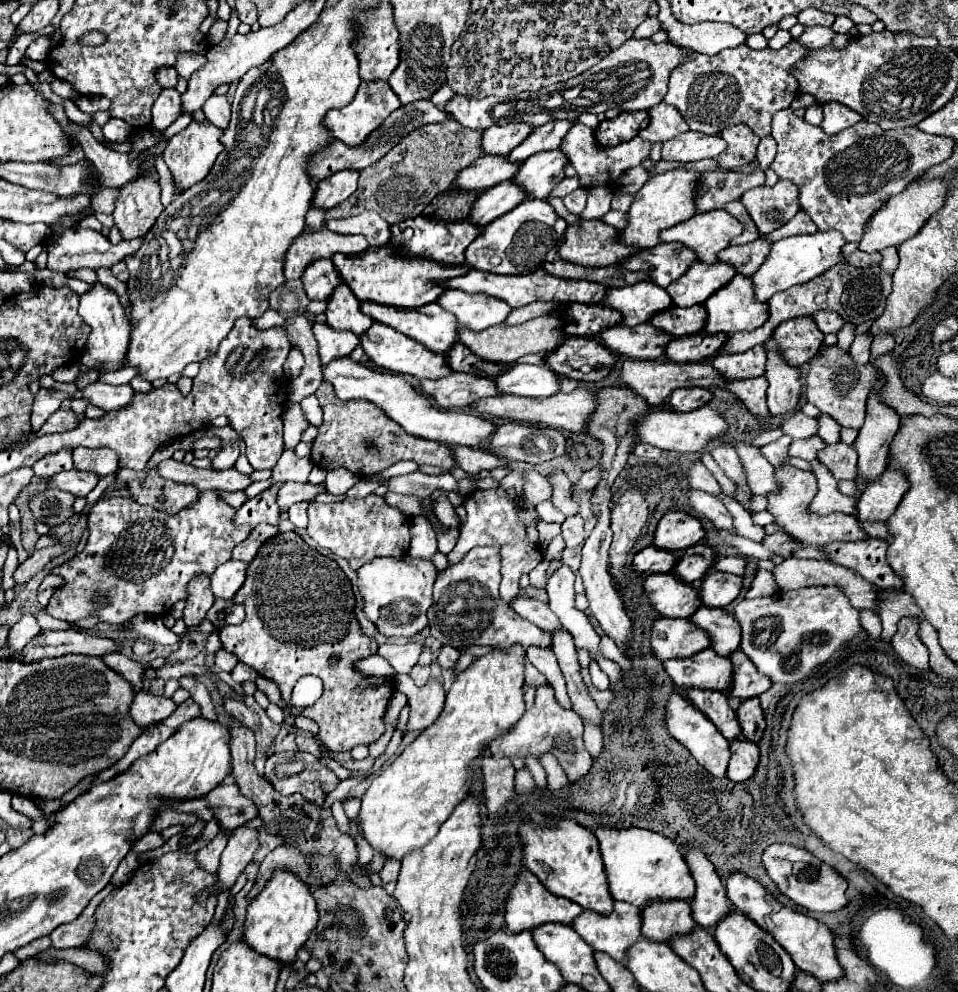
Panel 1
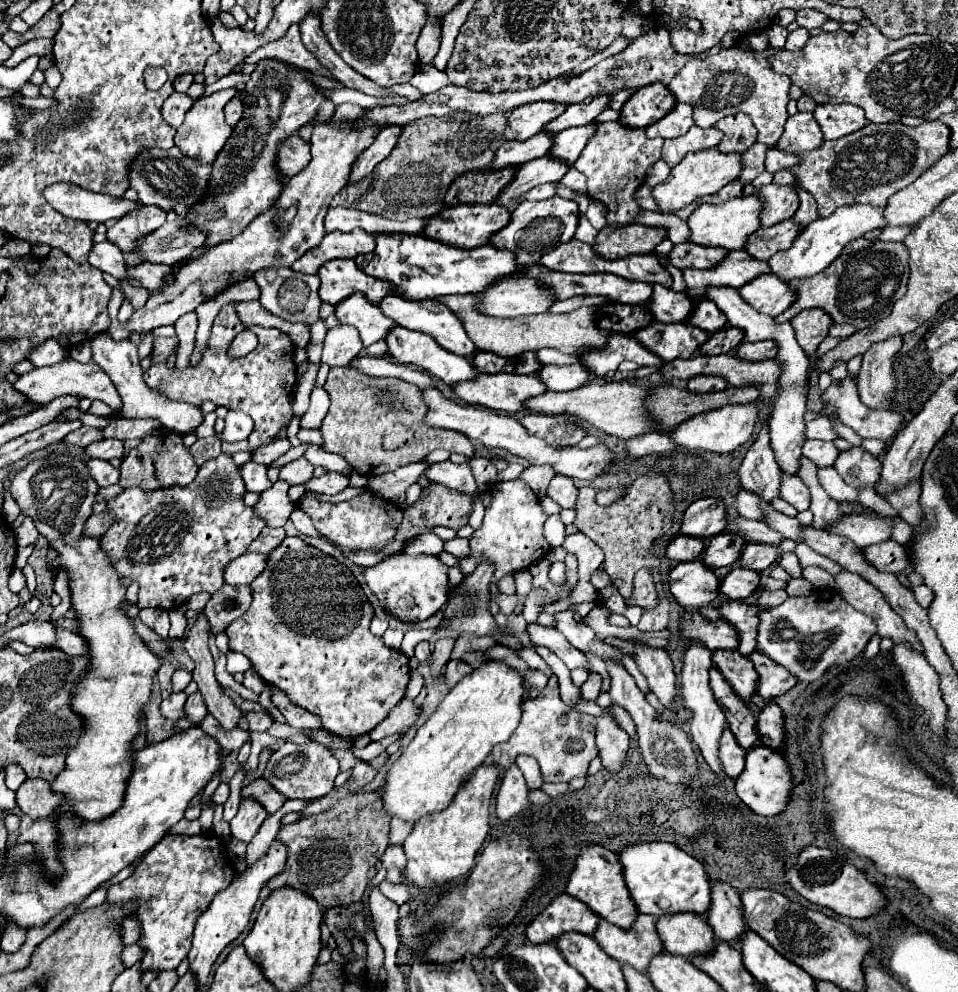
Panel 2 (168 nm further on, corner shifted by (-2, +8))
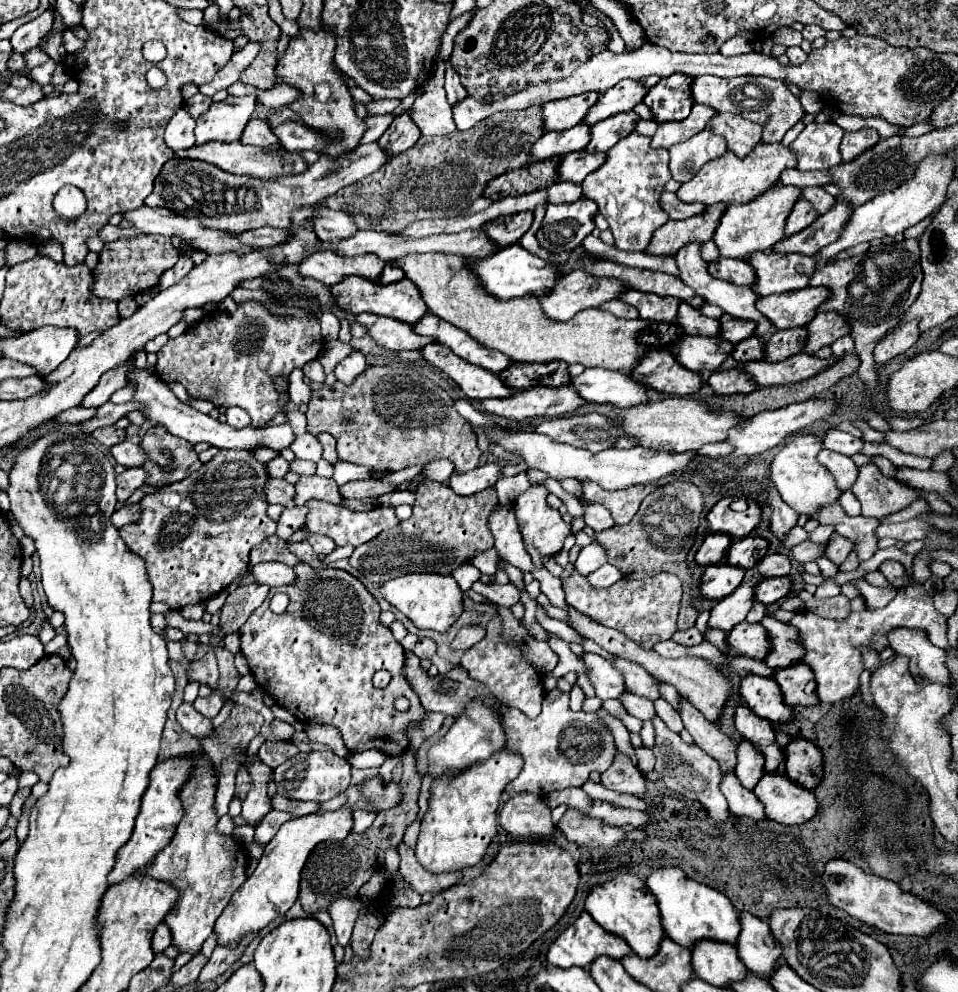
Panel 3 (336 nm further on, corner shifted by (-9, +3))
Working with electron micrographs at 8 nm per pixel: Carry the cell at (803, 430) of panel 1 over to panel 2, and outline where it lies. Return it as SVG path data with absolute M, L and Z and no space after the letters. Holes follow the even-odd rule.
M820 414L818 418L806 422L806 438L818 438L818 440L834 440L838 434L834 432L830 420L826 414Z

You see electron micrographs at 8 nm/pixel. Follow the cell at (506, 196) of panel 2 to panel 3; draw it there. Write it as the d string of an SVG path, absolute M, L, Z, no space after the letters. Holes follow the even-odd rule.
M577 151L571 155L565 155L559 165L559 179L561 181L573 181L583 183L583 179L593 173L597 167L603 165L607 155L591 155L587 151Z

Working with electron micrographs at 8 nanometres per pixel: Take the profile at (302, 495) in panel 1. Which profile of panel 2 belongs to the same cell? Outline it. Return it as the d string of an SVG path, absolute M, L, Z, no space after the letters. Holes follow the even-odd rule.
M326 472L320 478L310 478L308 484L304 484L306 490L310 492L324 492L324 494L338 494L348 486L348 476L336 474L336 472Z

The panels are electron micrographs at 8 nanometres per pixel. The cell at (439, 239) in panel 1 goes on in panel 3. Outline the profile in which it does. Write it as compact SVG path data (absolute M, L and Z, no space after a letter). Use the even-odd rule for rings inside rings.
M525 211L525 213L493 219L485 223L483 229L495 243L507 247L507 245L517 243L523 237L523 233L531 227L531 223L533 223L533 211Z

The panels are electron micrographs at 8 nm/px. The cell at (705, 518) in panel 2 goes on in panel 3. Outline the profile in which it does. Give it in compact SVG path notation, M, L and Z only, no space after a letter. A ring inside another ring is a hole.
M721 499L707 515L709 527L715 533L727 533L733 539L741 539L747 537L749 533L755 531L755 527L761 521L761 505L751 499L749 501L749 509L745 513L737 513L731 509L731 501L729 499Z

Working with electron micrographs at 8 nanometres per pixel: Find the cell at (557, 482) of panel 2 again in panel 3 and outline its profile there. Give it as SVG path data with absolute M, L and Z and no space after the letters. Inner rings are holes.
M585 505L585 515L583 515L585 523L593 529L593 531L605 531L615 527L615 521L611 519L611 513L603 507L603 505Z

